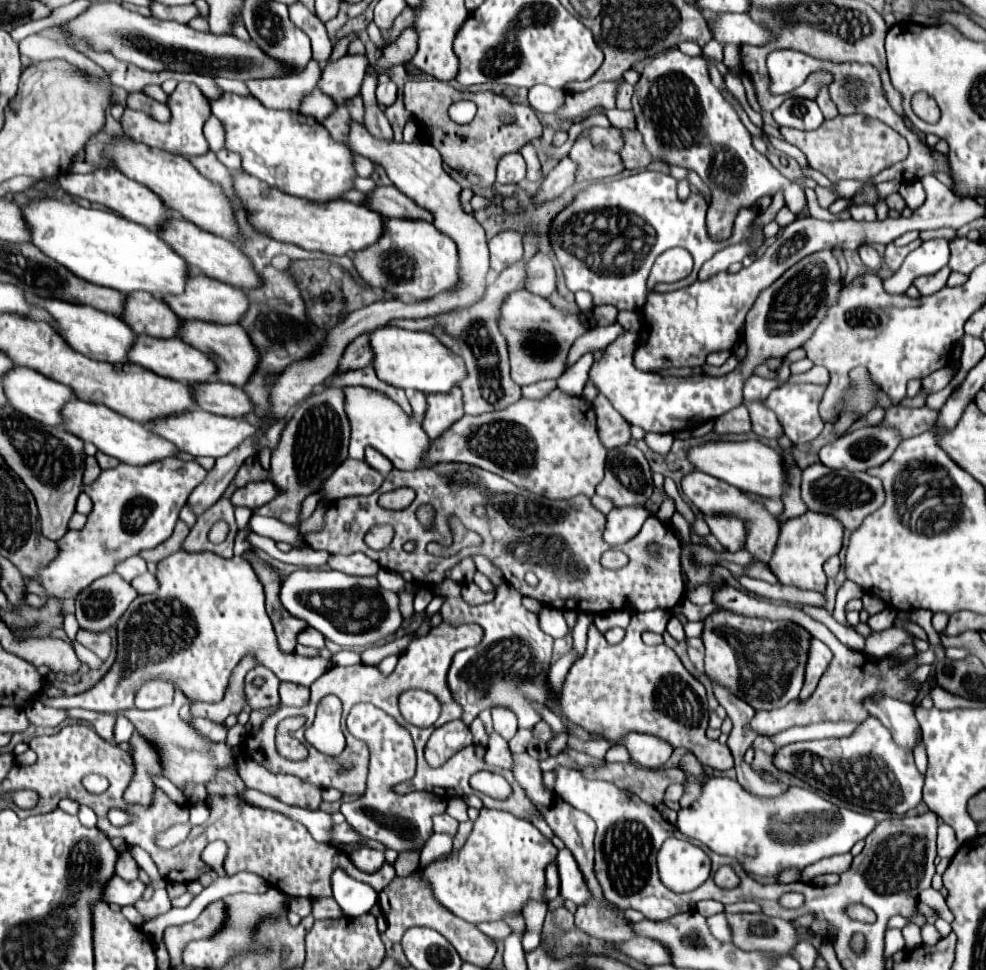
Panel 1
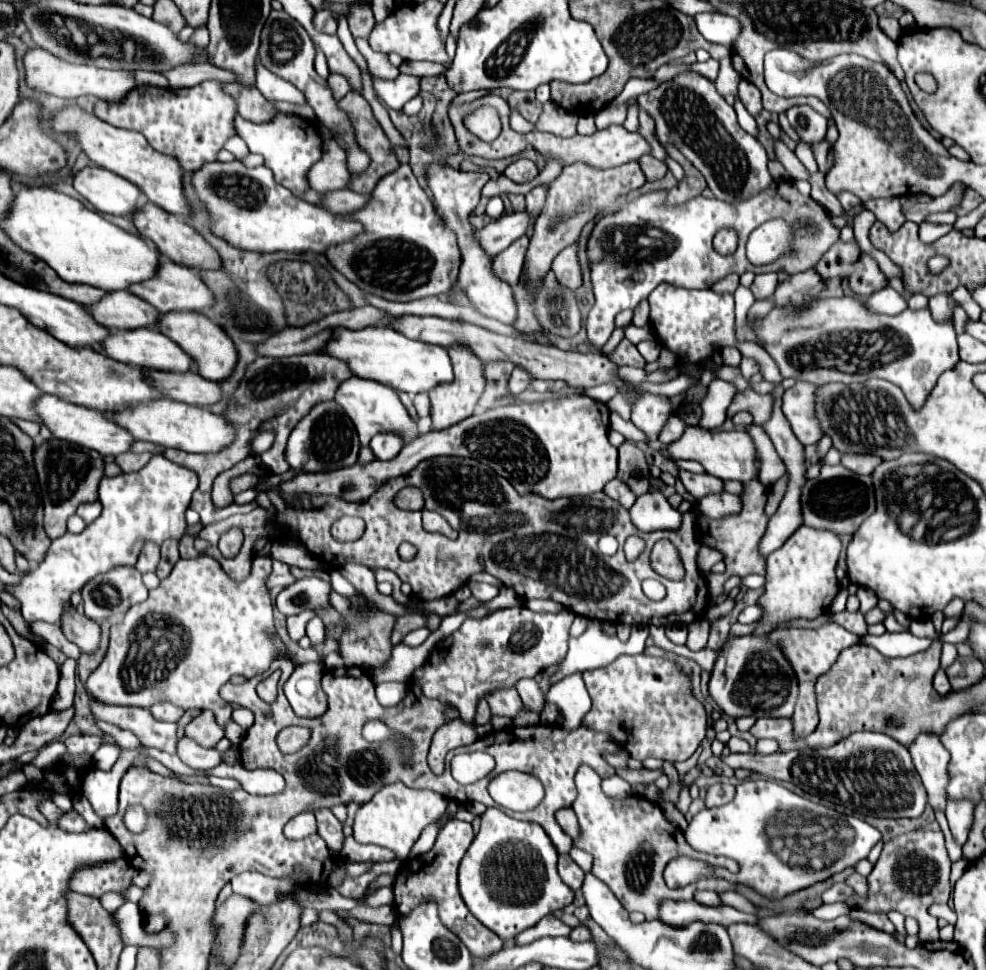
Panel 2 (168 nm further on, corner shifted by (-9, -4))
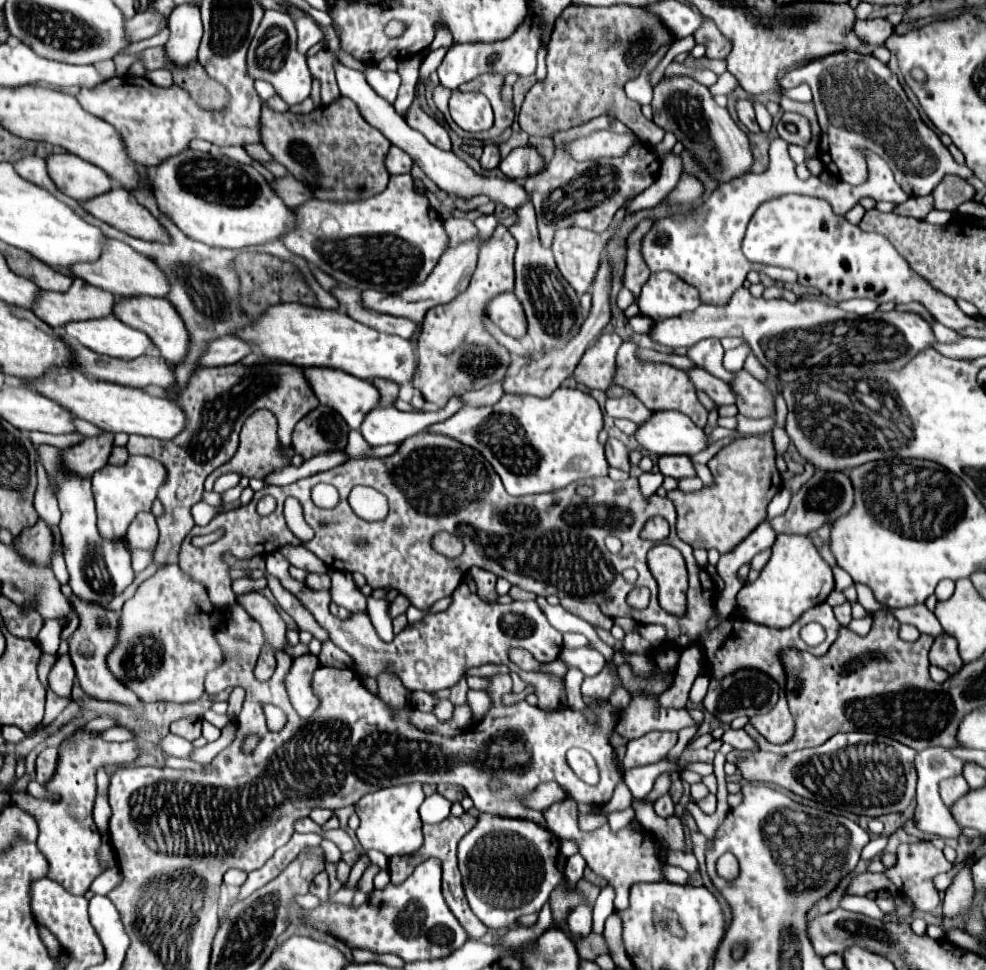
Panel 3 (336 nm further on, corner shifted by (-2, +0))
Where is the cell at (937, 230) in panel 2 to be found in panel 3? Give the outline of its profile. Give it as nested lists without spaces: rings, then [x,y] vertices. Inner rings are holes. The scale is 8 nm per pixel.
[[[931,210],[929,214],[927,214],[927,218],[925,218],[925,222],[929,222],[929,224],[947,224],[949,220],[951,220],[951,212],[941,212],[941,210]]]

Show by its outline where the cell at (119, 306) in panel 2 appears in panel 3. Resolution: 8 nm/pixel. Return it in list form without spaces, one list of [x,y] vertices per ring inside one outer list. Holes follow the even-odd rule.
[[[75,278],[67,294],[43,292],[39,296],[39,306],[35,306],[35,316],[43,318],[49,326],[63,328],[69,322],[93,320],[113,316],[113,306],[117,298],[107,290],[99,290],[81,278]]]

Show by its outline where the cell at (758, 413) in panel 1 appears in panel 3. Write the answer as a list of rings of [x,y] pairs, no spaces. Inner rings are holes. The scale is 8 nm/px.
[[[703,368],[689,370],[687,374],[691,374],[691,382],[695,382],[695,388],[703,390],[717,406],[735,404],[737,396],[735,396],[733,388],[727,382],[723,382],[723,380],[711,376],[711,374],[707,374],[707,370],[703,370]]]

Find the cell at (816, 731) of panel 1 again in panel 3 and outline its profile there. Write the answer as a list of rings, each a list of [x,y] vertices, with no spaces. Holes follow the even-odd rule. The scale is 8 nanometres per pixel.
[[[727,730],[721,740],[729,742],[737,750],[757,750],[759,748],[759,744],[745,730]]]

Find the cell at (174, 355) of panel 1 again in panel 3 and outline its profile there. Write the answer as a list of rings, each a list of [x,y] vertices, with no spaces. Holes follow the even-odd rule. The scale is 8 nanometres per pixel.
[[[99,318],[99,322],[69,322],[65,326],[67,338],[81,342],[97,354],[113,358],[139,358],[151,350],[157,350],[153,340],[115,318]]]

